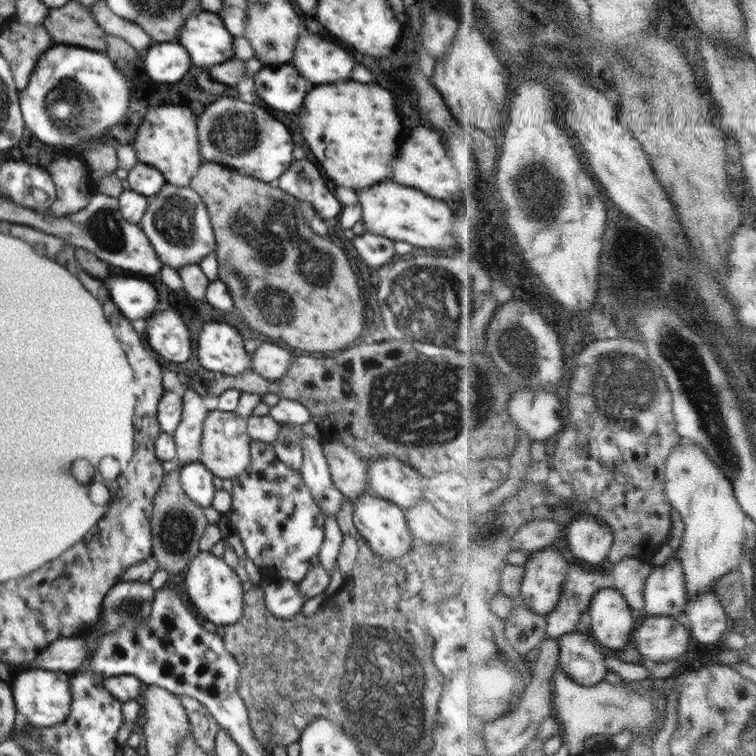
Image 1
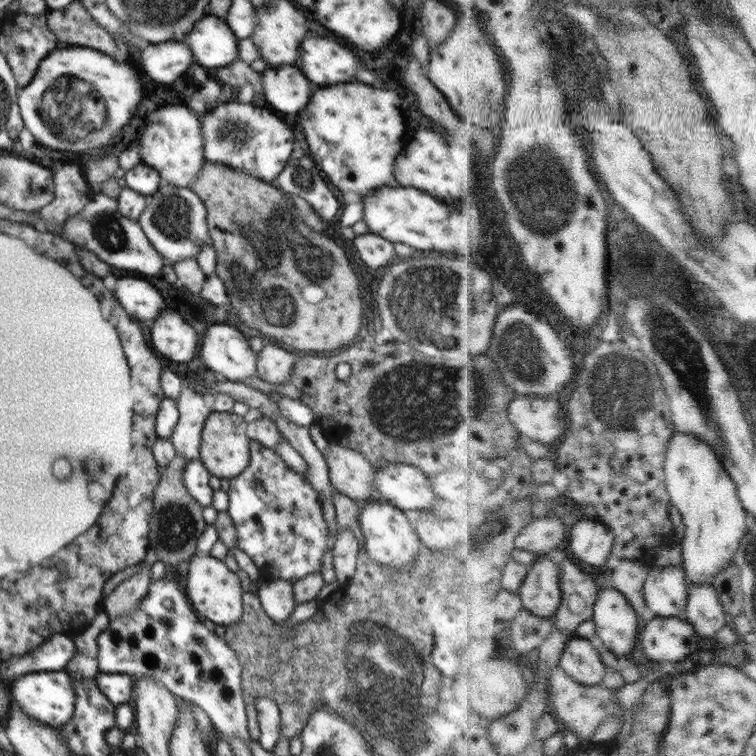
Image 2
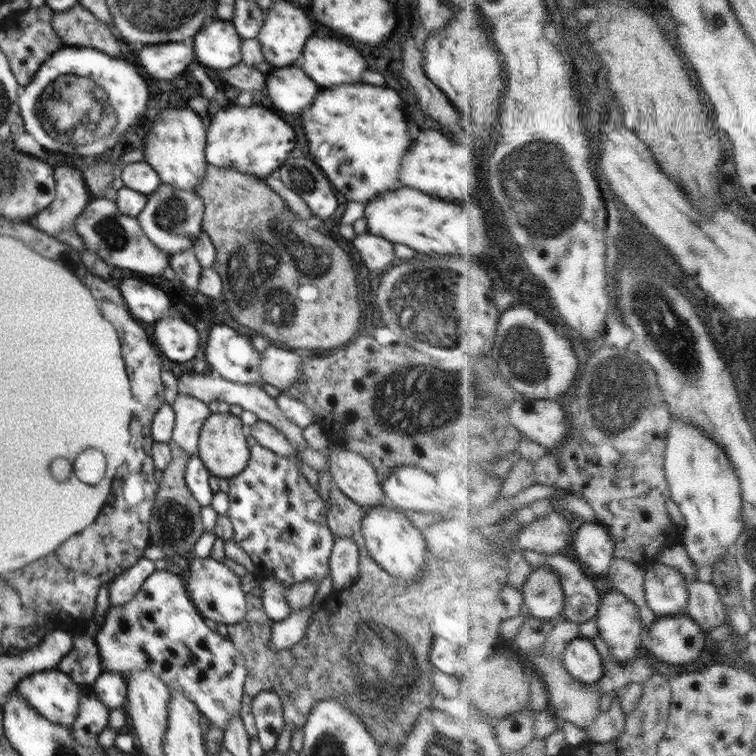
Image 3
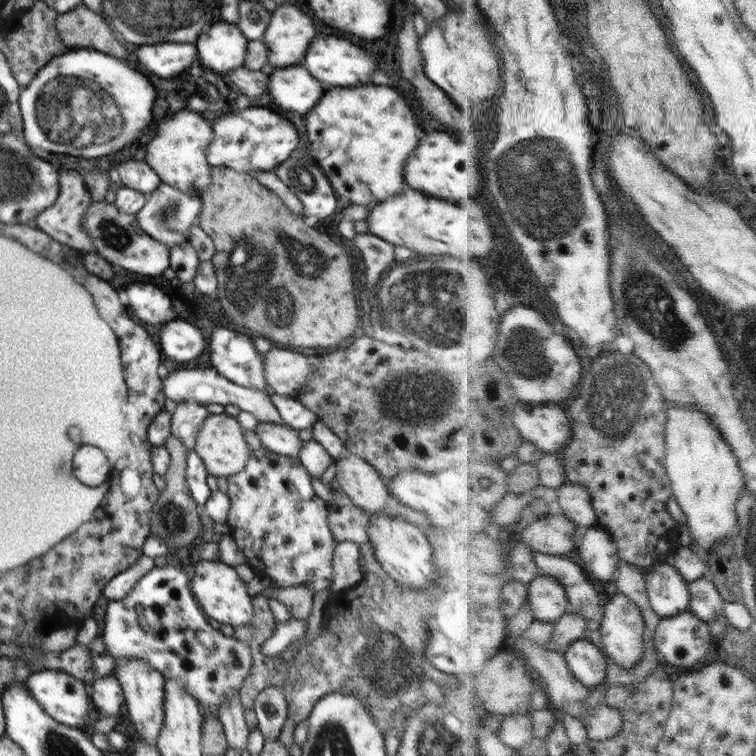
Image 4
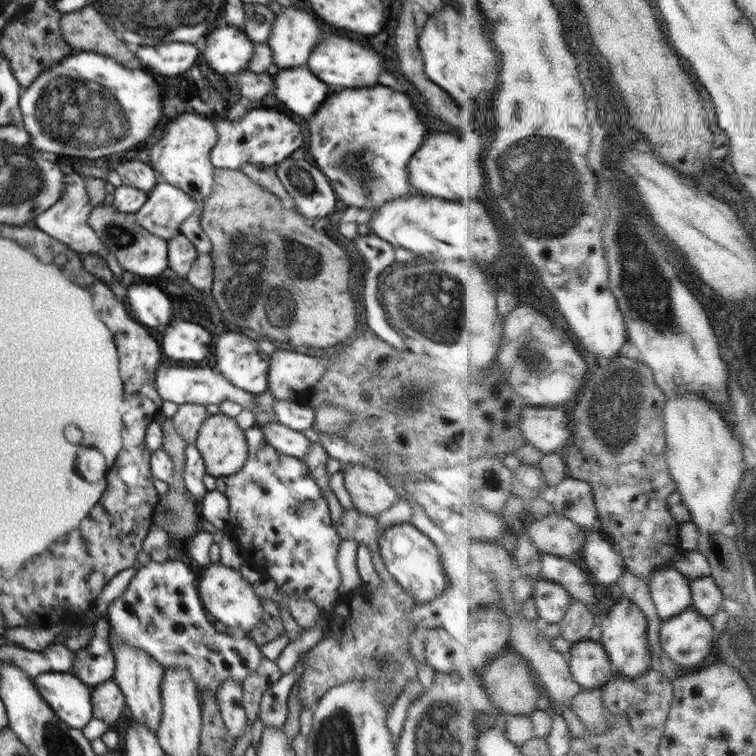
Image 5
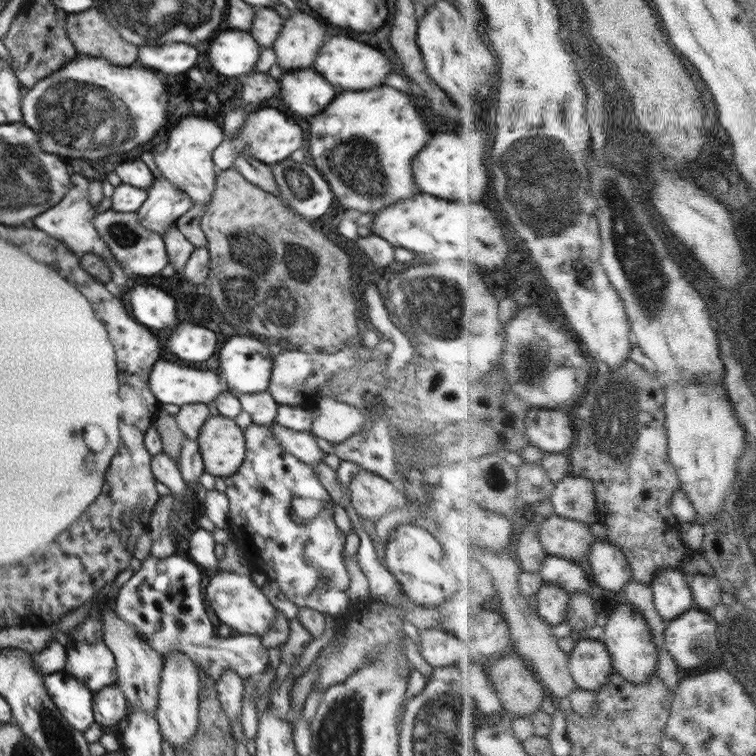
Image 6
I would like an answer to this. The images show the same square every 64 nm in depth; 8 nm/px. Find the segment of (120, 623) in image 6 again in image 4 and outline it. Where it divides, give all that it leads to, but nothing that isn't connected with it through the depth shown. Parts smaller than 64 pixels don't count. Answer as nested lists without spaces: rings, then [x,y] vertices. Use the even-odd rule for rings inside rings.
[[[126,657],[122,660],[122,665],[116,668],[114,674],[124,692],[128,718],[136,727],[138,738],[156,748],[164,719],[164,675],[146,661],[134,657]]]

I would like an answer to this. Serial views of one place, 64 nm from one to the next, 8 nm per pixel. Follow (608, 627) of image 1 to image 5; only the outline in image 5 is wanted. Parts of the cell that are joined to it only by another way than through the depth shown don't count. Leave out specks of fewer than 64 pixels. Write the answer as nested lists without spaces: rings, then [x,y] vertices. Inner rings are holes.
[[[624,595],[603,618],[602,628],[602,642],[612,657],[614,672],[621,672],[625,678],[634,679],[644,676],[650,668],[654,668],[655,661],[652,656],[650,635],[648,635],[649,618],[634,600]]]

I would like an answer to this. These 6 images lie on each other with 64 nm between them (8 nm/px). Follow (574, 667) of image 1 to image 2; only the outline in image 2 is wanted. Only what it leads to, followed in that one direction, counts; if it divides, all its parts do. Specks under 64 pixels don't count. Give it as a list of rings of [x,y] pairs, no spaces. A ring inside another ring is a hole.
[[[576,636],[568,642],[561,662],[570,676],[585,685],[601,684],[606,676],[606,662],[601,651],[585,637]]]

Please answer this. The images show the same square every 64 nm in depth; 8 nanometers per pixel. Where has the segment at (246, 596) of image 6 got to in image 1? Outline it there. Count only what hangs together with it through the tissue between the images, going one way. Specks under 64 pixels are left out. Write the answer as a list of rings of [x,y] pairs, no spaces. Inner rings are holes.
[[[210,551],[198,553],[187,568],[186,594],[192,610],[205,621],[217,626],[230,628],[235,622],[243,621],[243,594],[247,587],[222,558],[214,556]]]

